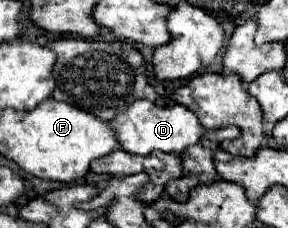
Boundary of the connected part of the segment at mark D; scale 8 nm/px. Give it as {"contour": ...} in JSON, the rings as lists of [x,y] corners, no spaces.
{"contour":[[[147,99],[133,101],[123,113],[119,113],[115,119],[109,121],[111,129],[115,131],[115,137],[123,151],[131,155],[147,155],[151,151],[165,151],[165,153],[181,153],[191,143],[199,143],[199,137],[203,135],[203,127],[197,121],[195,113],[181,105],[169,105],[169,107],[157,107],[155,103],[149,103]]]}

